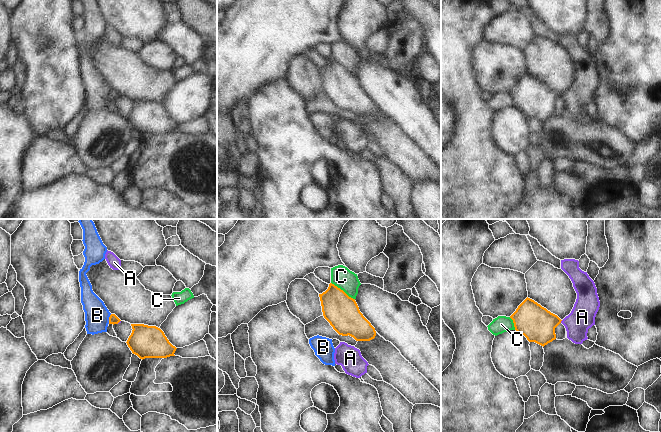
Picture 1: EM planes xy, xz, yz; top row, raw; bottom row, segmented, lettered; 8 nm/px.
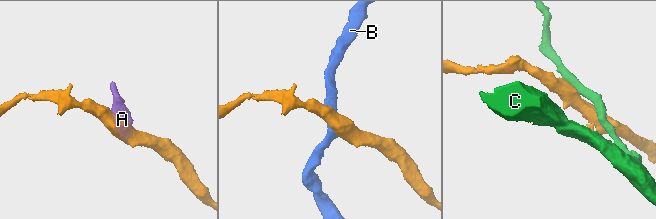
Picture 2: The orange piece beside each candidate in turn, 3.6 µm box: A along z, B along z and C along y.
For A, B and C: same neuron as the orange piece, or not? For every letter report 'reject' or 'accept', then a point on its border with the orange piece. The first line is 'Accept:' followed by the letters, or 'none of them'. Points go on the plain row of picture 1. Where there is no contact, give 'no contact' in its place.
Accept: none of them
A: reject; meets orange in yz at (561, 96)
B: reject; meets orange in xy at (109, 95)
C: reject; meets orange in xz at (342, 66)

